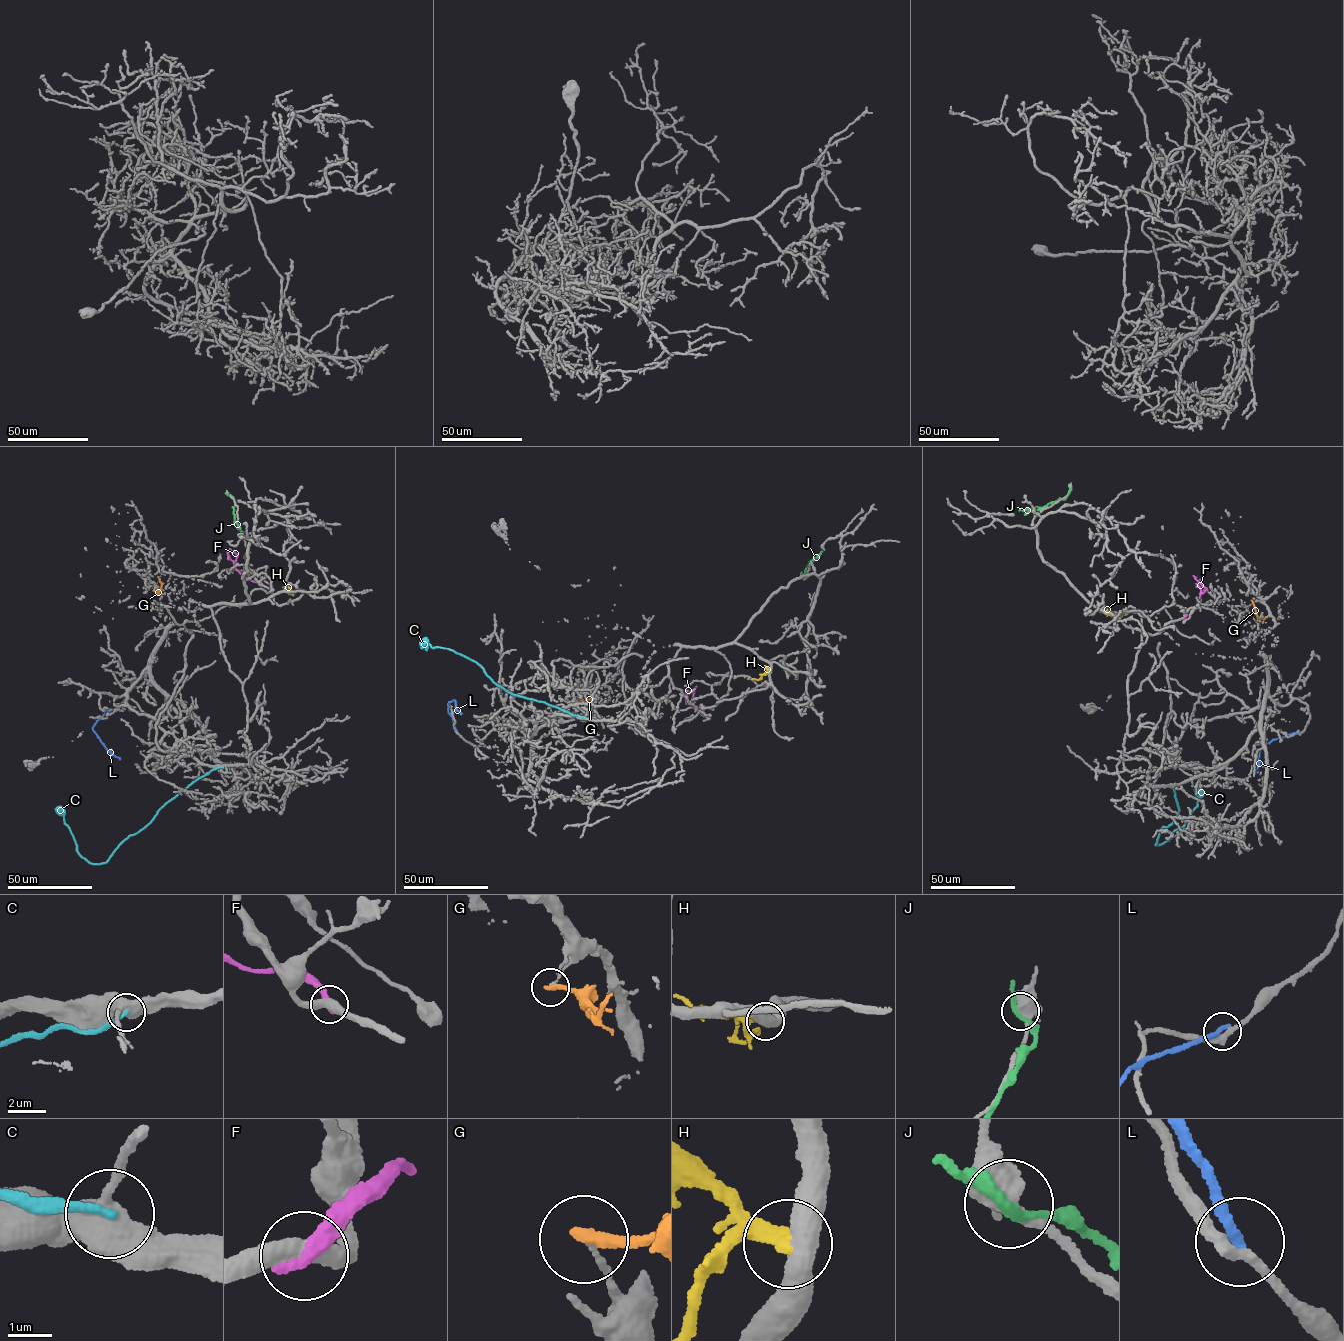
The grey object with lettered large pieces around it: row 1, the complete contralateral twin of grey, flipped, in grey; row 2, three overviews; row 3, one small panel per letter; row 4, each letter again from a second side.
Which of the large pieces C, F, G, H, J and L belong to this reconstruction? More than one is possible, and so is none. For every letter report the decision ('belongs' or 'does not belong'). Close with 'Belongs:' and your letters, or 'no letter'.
C: does not belong
F: does not belong
G: does not belong
H: does not belong
J: does not belong
L: does not belong
Belongs: no letter

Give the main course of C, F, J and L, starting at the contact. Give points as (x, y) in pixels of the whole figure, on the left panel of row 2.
C: (226, 766), (213, 769), (190, 784), (105, 862), (89, 862), (82, 857), (64, 813), (56, 809)
F: (262, 585), (241, 575), (234, 565), (237, 554), (229, 548)
J: (228, 494), (234, 500), (234, 522), (240, 529)
L: (114, 709), (105, 713), (92, 727), (108, 751), (119, 759)

